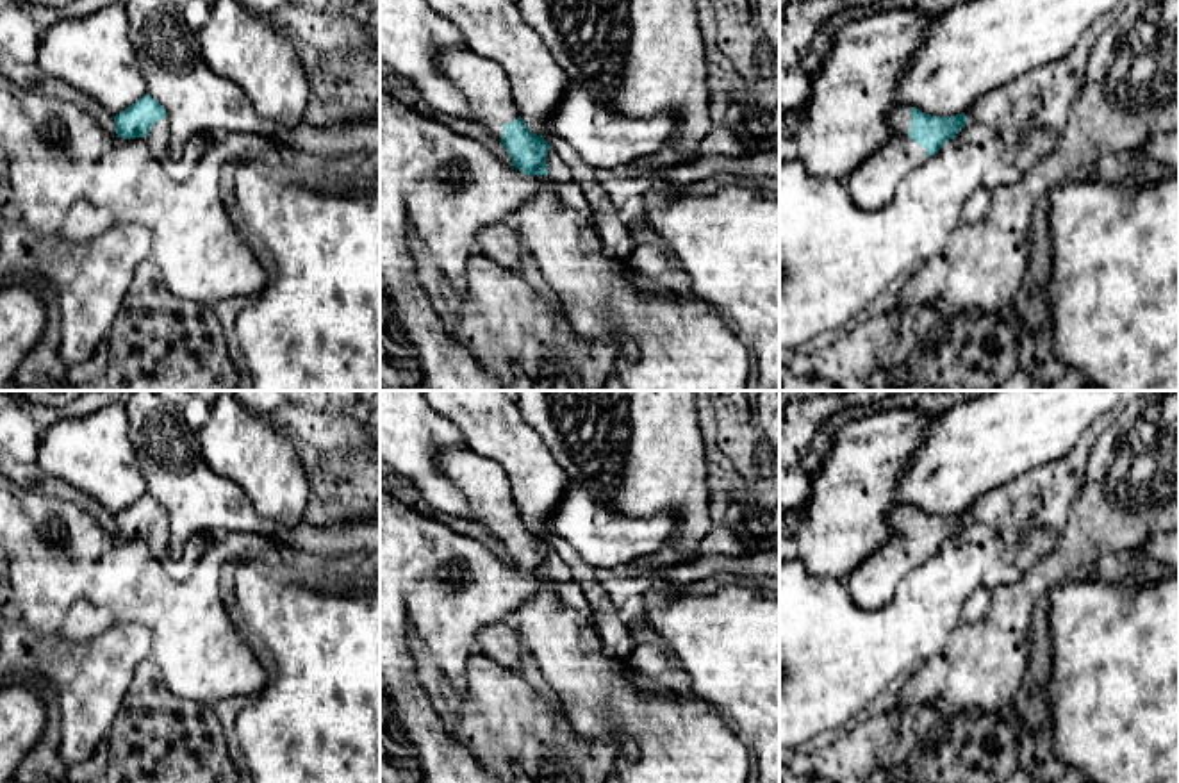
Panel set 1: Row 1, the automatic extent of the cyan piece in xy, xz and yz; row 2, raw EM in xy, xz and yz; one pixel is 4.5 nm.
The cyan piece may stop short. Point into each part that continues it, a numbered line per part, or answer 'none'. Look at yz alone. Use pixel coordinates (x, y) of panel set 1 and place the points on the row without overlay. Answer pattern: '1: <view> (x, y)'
1: yz (873, 584)

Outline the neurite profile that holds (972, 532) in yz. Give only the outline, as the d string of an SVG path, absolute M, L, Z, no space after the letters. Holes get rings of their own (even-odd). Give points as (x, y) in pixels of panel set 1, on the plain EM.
M967 521L965 526L956 533L965 544L985 544L997 540L999 532L990 524L979 524Z

